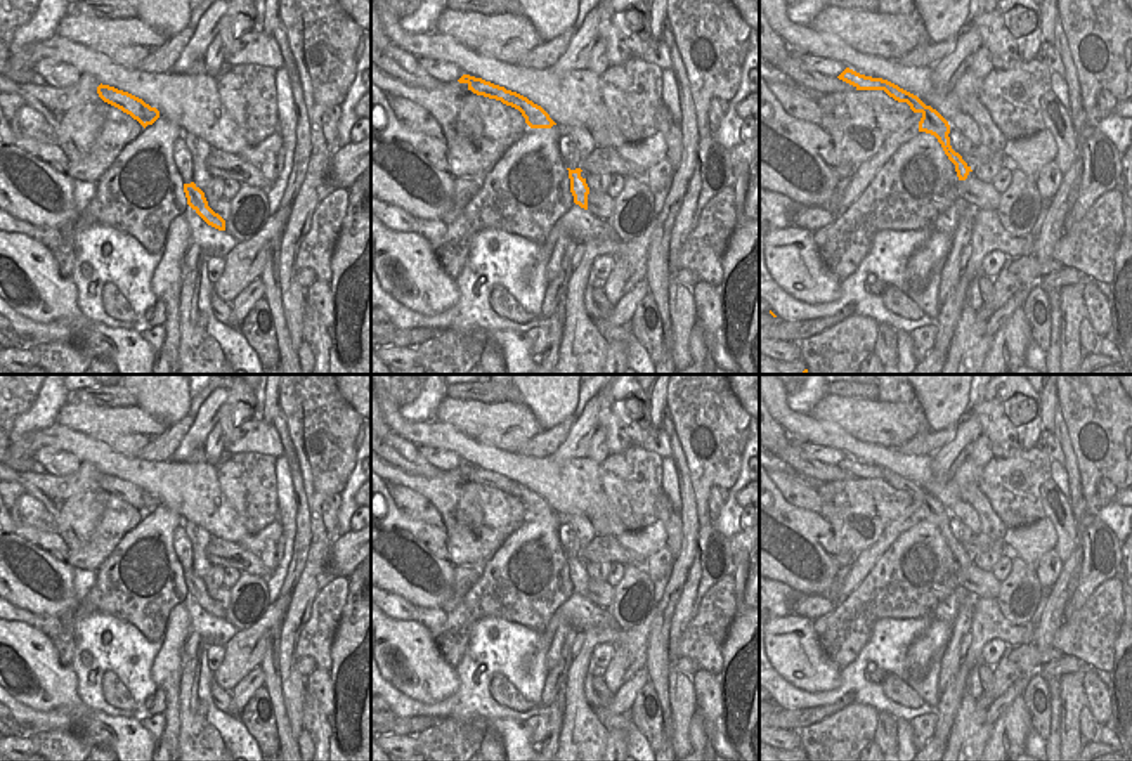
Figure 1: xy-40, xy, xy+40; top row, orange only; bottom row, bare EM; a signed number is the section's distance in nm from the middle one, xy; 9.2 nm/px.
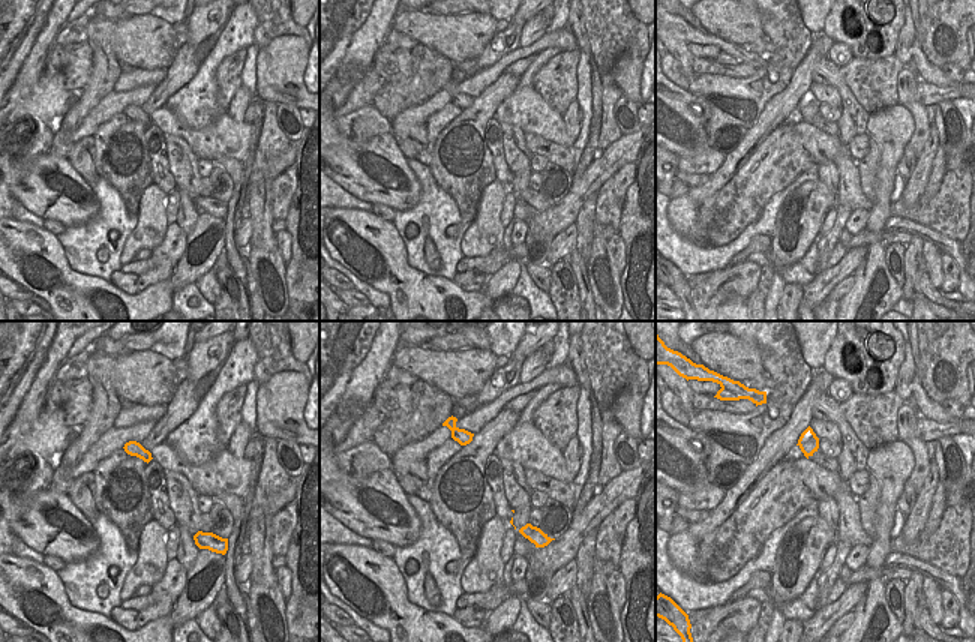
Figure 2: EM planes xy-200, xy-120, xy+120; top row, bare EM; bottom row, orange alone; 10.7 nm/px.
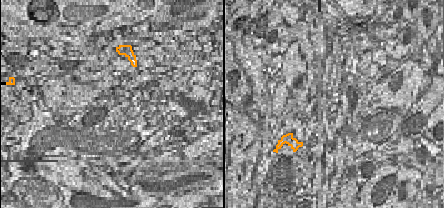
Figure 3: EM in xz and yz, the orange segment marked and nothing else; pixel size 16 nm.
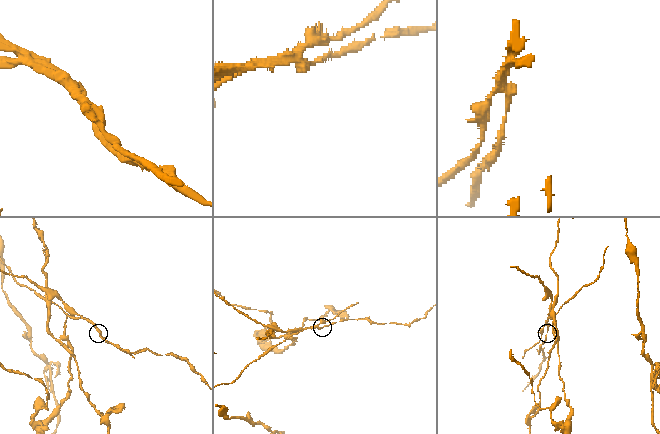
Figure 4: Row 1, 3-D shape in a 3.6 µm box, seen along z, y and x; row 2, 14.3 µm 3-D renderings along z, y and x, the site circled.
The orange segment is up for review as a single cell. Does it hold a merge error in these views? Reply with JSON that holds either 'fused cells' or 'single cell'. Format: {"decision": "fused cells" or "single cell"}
{"decision": "fused cells"}

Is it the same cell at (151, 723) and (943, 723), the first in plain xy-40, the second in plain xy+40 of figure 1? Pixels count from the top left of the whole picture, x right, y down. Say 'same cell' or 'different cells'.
different cells

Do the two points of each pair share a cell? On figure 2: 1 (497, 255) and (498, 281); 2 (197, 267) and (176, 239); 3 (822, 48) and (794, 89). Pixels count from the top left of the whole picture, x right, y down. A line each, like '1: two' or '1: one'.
1: two
2: two
3: one

